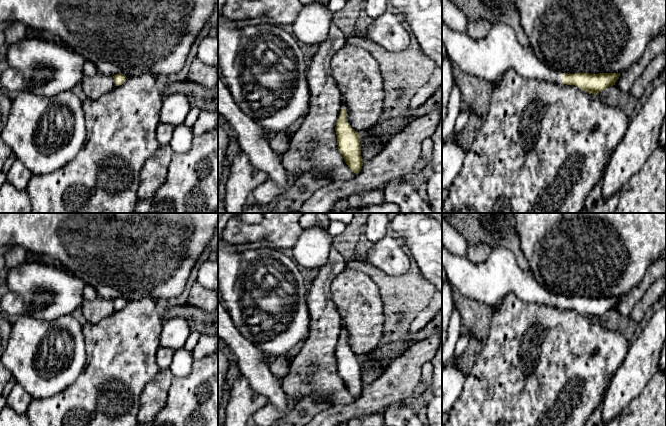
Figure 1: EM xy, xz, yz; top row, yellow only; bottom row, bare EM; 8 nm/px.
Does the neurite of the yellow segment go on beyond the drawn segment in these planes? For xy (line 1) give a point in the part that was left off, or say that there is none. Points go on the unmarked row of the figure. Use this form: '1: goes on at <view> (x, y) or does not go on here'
1: does not go on here

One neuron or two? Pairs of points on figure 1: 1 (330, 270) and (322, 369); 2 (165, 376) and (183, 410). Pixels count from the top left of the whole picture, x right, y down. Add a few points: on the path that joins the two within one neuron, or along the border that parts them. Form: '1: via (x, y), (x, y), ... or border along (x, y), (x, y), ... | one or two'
1: via (322, 295), (322, 344) | one
2: border along (174, 377), (166, 402), (161, 407) | two

